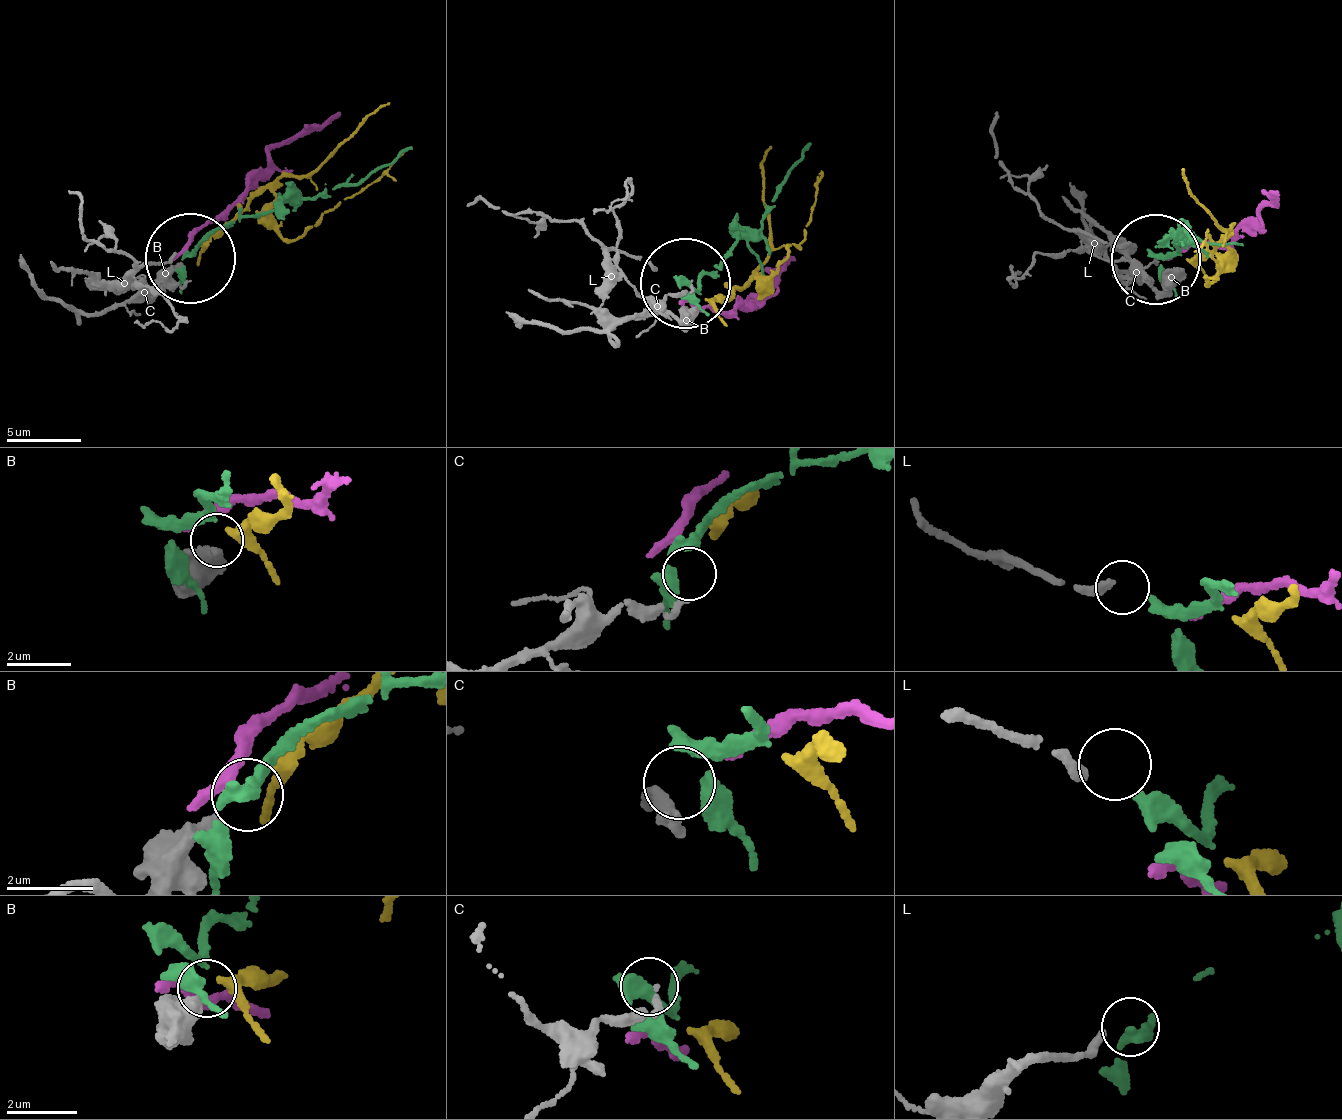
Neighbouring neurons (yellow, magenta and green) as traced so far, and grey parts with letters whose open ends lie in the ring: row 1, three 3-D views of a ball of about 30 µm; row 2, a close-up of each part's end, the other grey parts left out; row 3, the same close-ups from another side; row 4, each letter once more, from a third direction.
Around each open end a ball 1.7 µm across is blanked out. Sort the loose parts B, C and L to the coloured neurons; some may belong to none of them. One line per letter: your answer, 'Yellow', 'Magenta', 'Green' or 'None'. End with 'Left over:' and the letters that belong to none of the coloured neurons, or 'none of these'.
B: Yellow
C: None
L: Green
Left over: C

